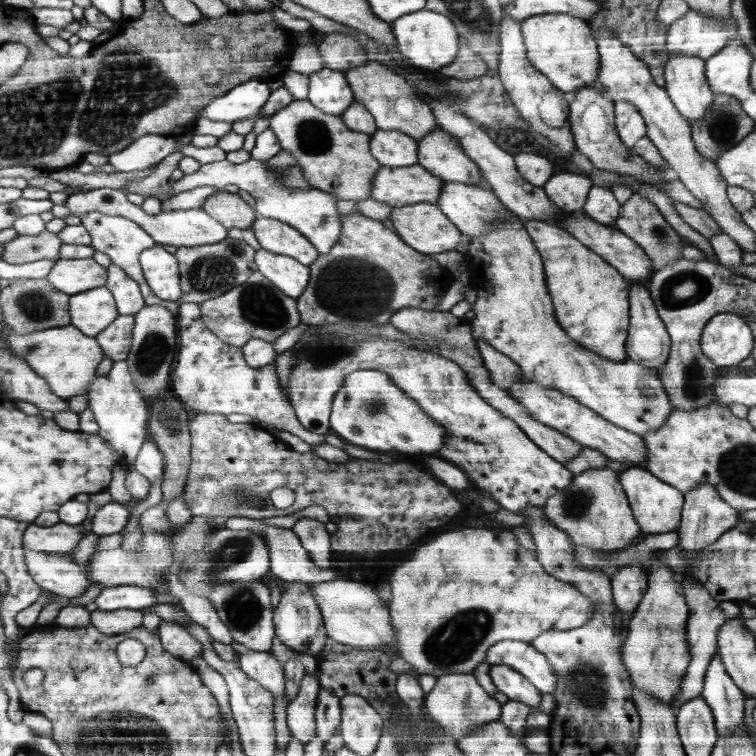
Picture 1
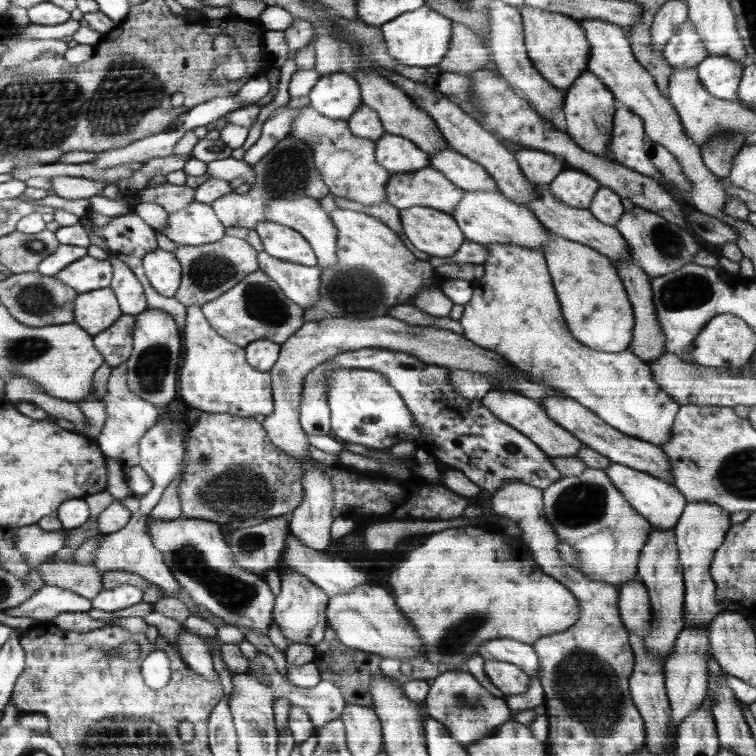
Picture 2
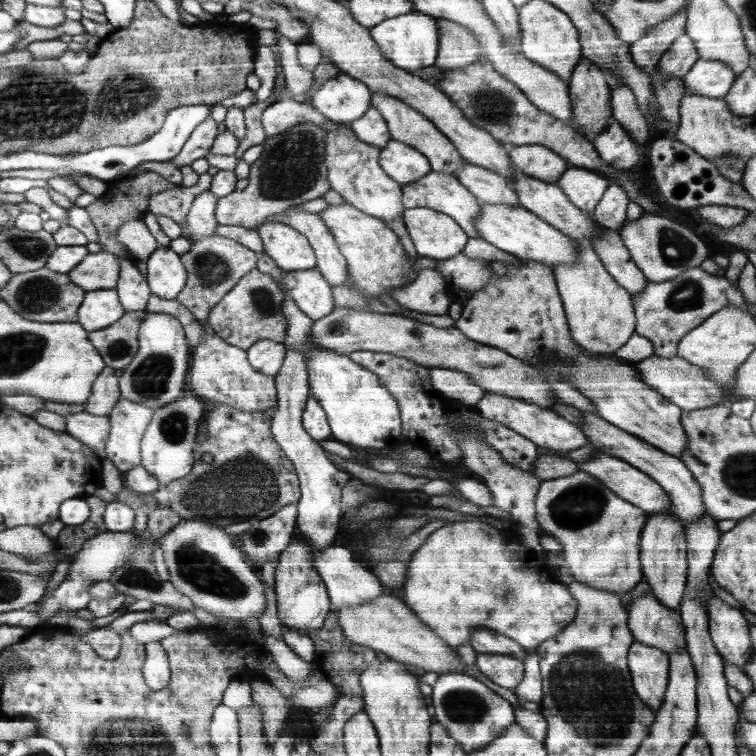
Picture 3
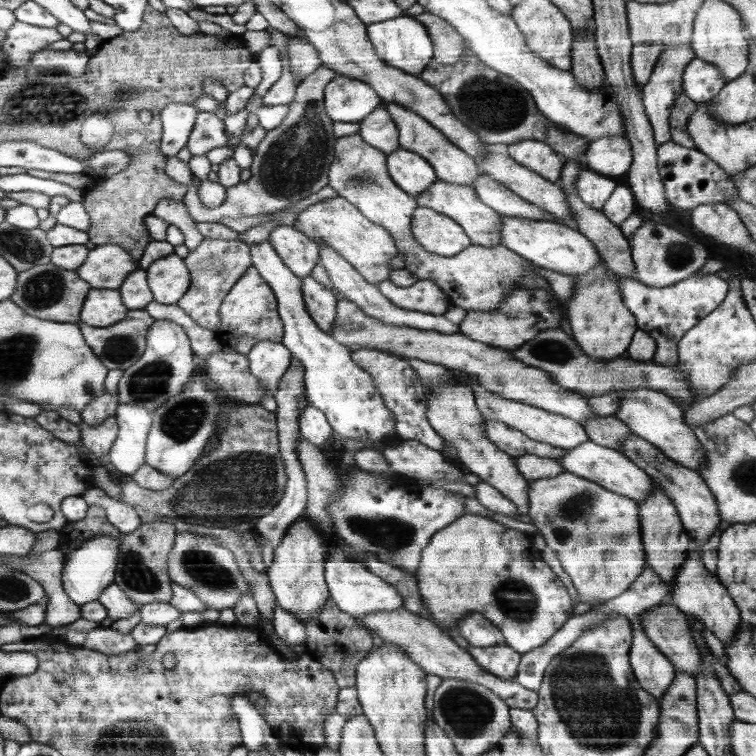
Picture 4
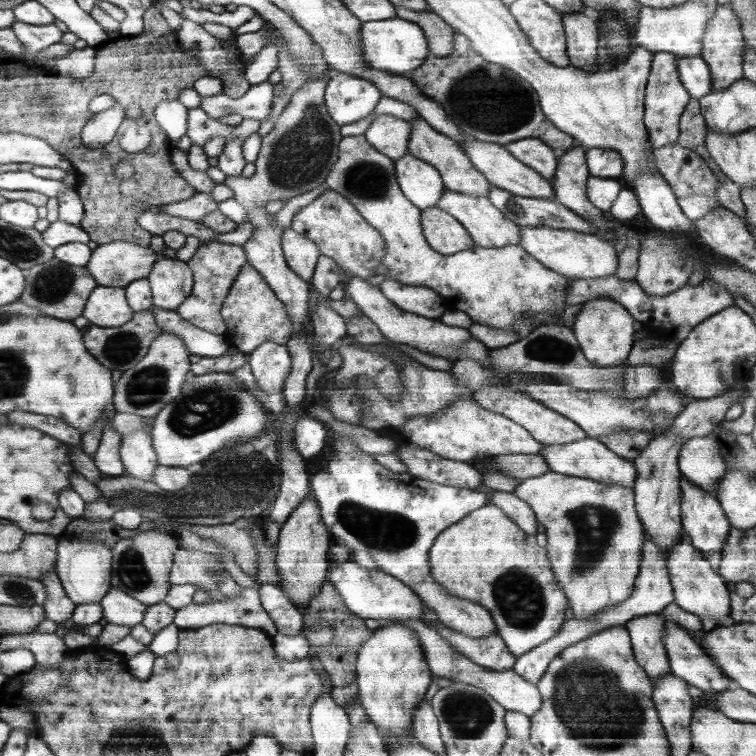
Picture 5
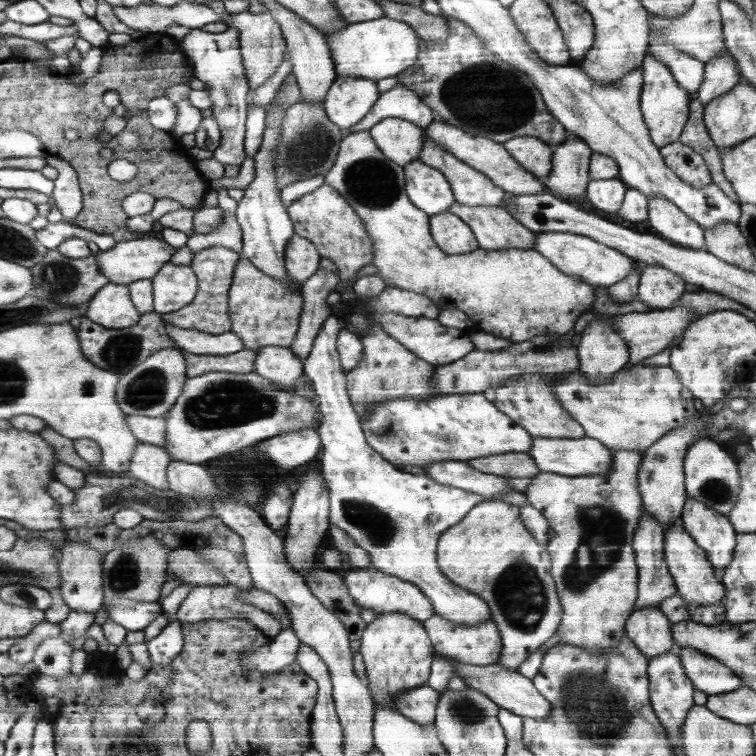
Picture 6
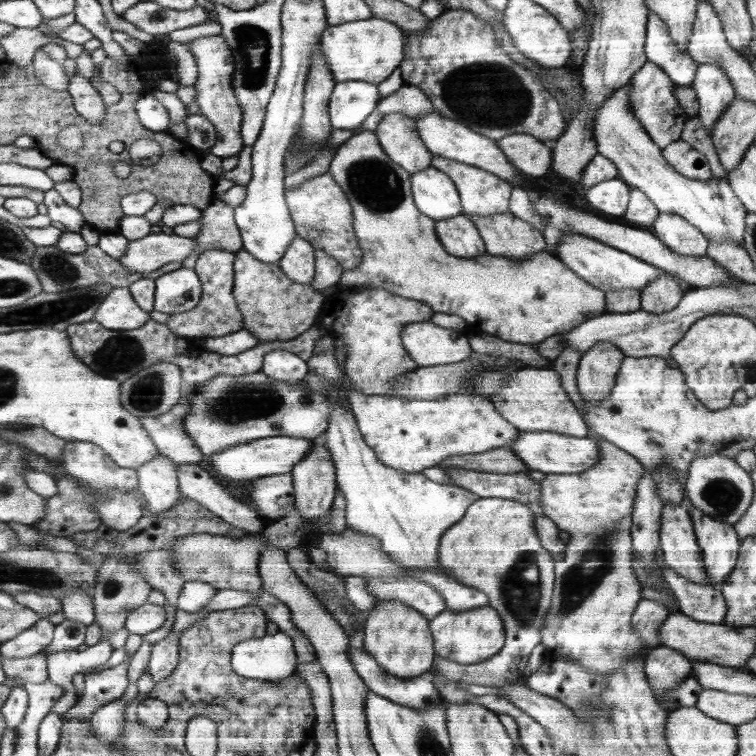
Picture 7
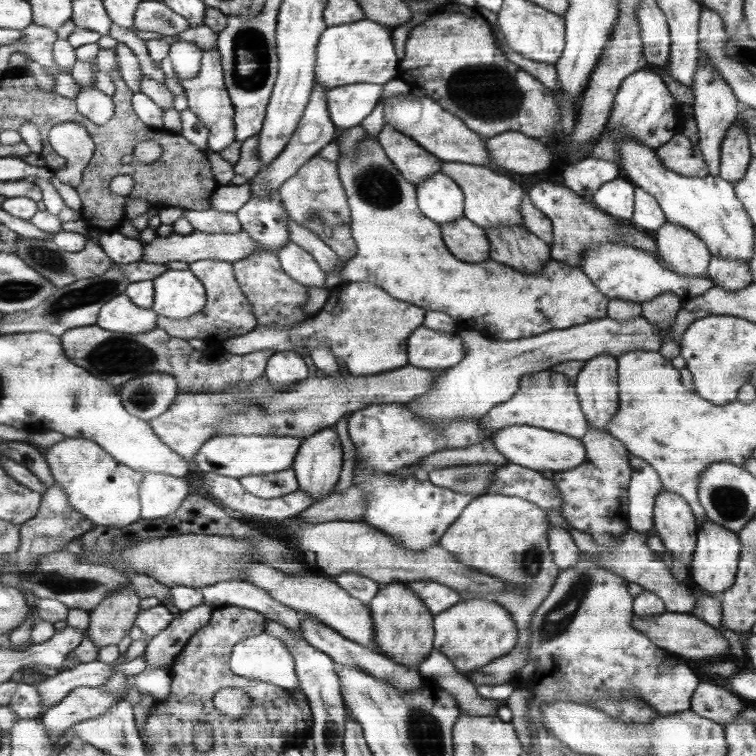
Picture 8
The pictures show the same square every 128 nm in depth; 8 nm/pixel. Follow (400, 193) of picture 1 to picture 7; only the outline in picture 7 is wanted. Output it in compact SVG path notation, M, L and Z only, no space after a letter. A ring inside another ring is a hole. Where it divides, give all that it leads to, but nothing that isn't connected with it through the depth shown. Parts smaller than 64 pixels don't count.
M512 212L468 217L480 230L489 255L502 256L510 260L528 260L530 256L548 251L544 233Z

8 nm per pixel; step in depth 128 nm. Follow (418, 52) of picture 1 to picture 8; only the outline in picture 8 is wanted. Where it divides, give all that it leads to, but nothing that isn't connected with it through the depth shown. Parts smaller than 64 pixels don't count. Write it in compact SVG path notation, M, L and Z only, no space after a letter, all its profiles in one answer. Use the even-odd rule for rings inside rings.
M366 18L356 23L328 26L317 46L316 83L331 89L354 83L388 82L398 68L391 31L388 26Z

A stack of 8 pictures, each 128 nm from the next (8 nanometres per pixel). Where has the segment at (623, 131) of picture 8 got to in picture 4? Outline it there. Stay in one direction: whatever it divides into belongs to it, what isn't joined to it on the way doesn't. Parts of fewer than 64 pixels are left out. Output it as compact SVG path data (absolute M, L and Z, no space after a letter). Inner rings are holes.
M690 45L680 47L665 47L662 51L652 78L641 88L641 96L644 99L645 113L649 117L649 123L653 127L653 137L656 144L661 145L672 140L671 114L676 106L677 98L684 94L685 68L696 58L696 53Z

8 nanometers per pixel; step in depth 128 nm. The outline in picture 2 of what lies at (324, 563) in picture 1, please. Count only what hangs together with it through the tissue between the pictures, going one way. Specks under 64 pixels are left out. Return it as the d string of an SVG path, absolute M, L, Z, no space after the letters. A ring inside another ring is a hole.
M309 462L304 478L305 498L291 515L290 532L302 544L324 551L330 544L332 508L335 508L332 477Z

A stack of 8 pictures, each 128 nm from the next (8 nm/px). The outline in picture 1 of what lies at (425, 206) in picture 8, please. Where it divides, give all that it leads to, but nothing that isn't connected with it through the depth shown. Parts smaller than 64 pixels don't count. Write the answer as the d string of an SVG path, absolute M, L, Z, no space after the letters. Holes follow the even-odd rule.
M378 129L371 136L371 152L386 167L412 167L419 162L419 144L404 131Z

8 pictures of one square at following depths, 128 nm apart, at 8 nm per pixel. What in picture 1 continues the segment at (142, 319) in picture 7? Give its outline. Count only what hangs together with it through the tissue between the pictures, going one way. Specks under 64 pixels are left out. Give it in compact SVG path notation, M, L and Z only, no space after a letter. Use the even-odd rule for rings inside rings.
M105 286L74 295L71 300L73 324L82 332L97 337L120 315L116 298Z

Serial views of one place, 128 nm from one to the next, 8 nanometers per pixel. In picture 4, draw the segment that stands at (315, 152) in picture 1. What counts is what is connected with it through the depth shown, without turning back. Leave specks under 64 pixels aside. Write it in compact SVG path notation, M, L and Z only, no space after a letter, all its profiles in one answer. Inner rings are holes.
M358 133L337 138L335 144L335 159L329 168L329 185L336 192L349 200L352 204L357 205L360 211L369 217L371 221L382 225L382 228L389 230L390 236L396 241L398 256L405 257L405 267L412 275L416 275L419 280L432 280L436 283L452 300L452 306L460 306L464 310L474 310L474 312L500 312L506 302L508 296L512 296L514 292L520 290L519 283L522 278L530 278L536 276L544 278L538 269L534 269L534 264L525 257L519 256L512 249L506 248L504 245L494 247L486 247L482 245L471 245L465 251L458 252L455 256L439 256L422 249L421 242L414 238L412 220L417 206L417 200L402 189L389 175L387 167L388 155L381 149L374 148Z

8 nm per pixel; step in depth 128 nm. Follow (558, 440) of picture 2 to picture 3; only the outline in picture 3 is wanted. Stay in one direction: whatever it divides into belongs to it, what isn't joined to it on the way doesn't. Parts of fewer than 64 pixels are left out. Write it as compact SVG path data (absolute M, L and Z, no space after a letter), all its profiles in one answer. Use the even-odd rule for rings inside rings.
M488 393L478 401L478 413L484 418L498 421L514 432L521 433L522 436L529 437L534 444L558 451L574 451L584 447L589 442L584 431L574 424L573 421L566 420L560 413L554 412L552 408L542 408L541 405L531 403L519 398L512 398L496 393Z

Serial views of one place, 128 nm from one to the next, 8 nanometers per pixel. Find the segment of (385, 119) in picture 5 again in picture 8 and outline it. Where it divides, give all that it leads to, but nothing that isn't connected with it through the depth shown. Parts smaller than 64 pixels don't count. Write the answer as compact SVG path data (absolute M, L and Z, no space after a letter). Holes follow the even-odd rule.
M385 124L376 139L389 159L401 169L402 176L415 185L436 174L443 166L441 157L434 156L410 136L390 125Z

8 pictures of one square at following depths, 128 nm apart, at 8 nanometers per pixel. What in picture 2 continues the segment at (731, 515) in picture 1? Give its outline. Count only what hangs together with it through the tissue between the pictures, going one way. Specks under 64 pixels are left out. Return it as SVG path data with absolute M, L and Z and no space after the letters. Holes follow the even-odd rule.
M700 501L688 502L684 514L678 520L676 531L677 547L680 549L680 561L684 565L685 579L685 625L689 627L706 627L713 618L722 612L716 606L716 584L712 580L710 563L716 549L724 542L726 533L731 527L730 515L722 510L720 505L703 503Z

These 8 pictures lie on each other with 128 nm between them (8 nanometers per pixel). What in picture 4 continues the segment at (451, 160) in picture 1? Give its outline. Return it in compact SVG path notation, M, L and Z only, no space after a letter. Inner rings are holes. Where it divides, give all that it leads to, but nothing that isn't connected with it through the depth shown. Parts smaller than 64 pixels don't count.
M481 173L476 178L473 187L482 201L490 205L490 208L497 209L502 215L562 223L553 213L546 212L540 205L532 204L524 197L518 196L513 189L509 189L486 173Z

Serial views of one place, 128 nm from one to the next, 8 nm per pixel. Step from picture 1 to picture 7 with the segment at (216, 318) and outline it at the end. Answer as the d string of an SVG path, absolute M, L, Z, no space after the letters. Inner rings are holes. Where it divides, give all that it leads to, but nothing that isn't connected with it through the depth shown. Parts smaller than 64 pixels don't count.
M241 249L233 263L234 290L232 295L242 313L243 329L260 337L261 342L284 342L300 336L319 320L325 297L310 284L300 284L286 277L277 263L258 260L252 253Z

